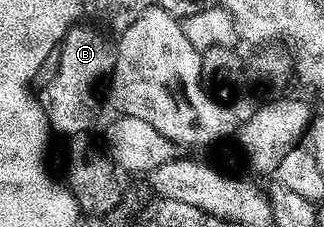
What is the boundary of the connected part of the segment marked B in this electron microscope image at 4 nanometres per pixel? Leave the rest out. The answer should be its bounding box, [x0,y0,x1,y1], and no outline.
[38,22,117,136]

